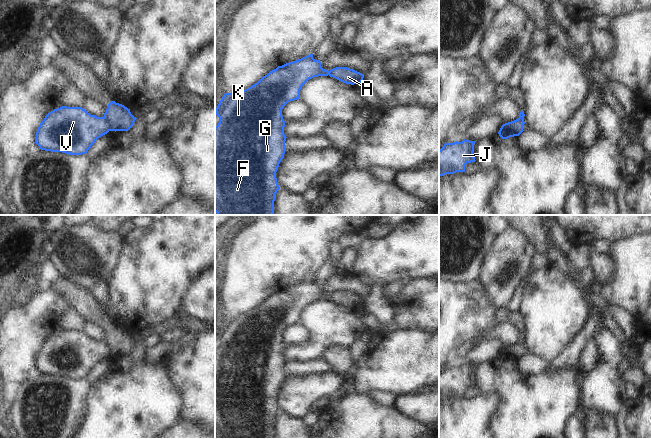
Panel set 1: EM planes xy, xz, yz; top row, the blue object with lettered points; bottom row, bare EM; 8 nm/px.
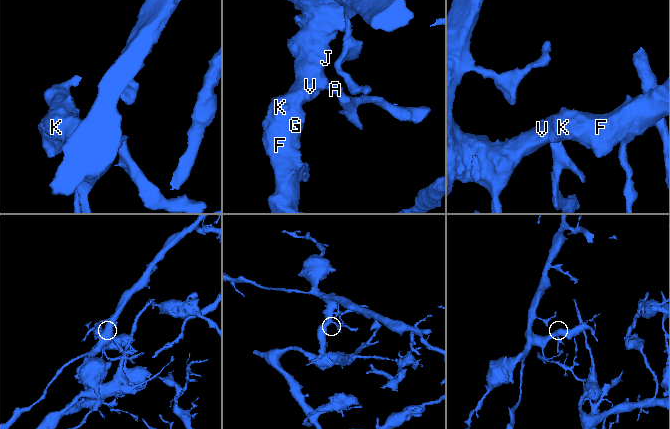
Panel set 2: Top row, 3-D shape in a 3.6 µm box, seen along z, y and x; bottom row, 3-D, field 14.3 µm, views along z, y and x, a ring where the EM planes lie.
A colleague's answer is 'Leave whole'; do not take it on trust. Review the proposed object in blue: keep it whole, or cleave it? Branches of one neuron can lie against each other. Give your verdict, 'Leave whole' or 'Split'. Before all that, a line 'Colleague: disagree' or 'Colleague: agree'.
Colleague: disagree
Split.

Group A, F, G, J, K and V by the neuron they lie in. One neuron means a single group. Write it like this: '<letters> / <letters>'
A / F G J K V

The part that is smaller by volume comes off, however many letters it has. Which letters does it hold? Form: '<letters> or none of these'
A.

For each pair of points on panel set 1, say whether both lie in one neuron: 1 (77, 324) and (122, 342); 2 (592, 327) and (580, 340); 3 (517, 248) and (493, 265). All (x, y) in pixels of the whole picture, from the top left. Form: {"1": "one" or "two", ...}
{"1": "two", "2": "one", "3": "one"}

